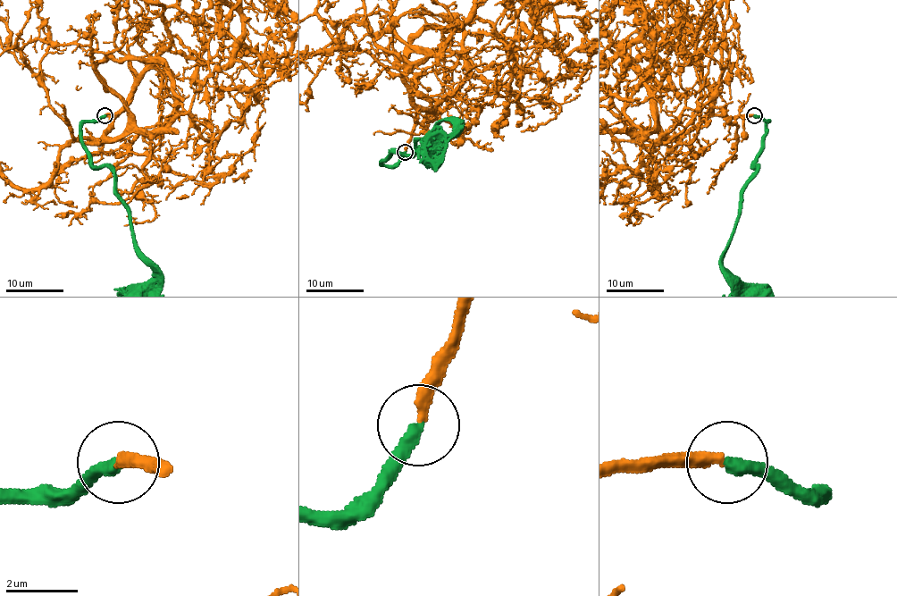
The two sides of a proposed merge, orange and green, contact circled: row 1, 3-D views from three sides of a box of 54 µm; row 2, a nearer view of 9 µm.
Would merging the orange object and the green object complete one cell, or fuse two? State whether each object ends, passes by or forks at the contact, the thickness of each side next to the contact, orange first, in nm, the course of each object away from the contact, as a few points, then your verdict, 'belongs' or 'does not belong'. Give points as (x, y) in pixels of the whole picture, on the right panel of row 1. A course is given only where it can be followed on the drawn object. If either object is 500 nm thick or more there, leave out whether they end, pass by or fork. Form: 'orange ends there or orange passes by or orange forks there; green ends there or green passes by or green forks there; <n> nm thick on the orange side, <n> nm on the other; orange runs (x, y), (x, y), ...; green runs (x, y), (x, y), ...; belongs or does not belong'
orange ends there; green ends there; 340 nm thick on the orange side, 380 nm on the other; orange runs (753, 116), (708, 116), (660, 138), (649, 185), (632, 22); green runs (753, 116), (767, 121), (764, 147), (755, 173), (742, 193), (722, 265), (739, 285), (739, 295); belongs

